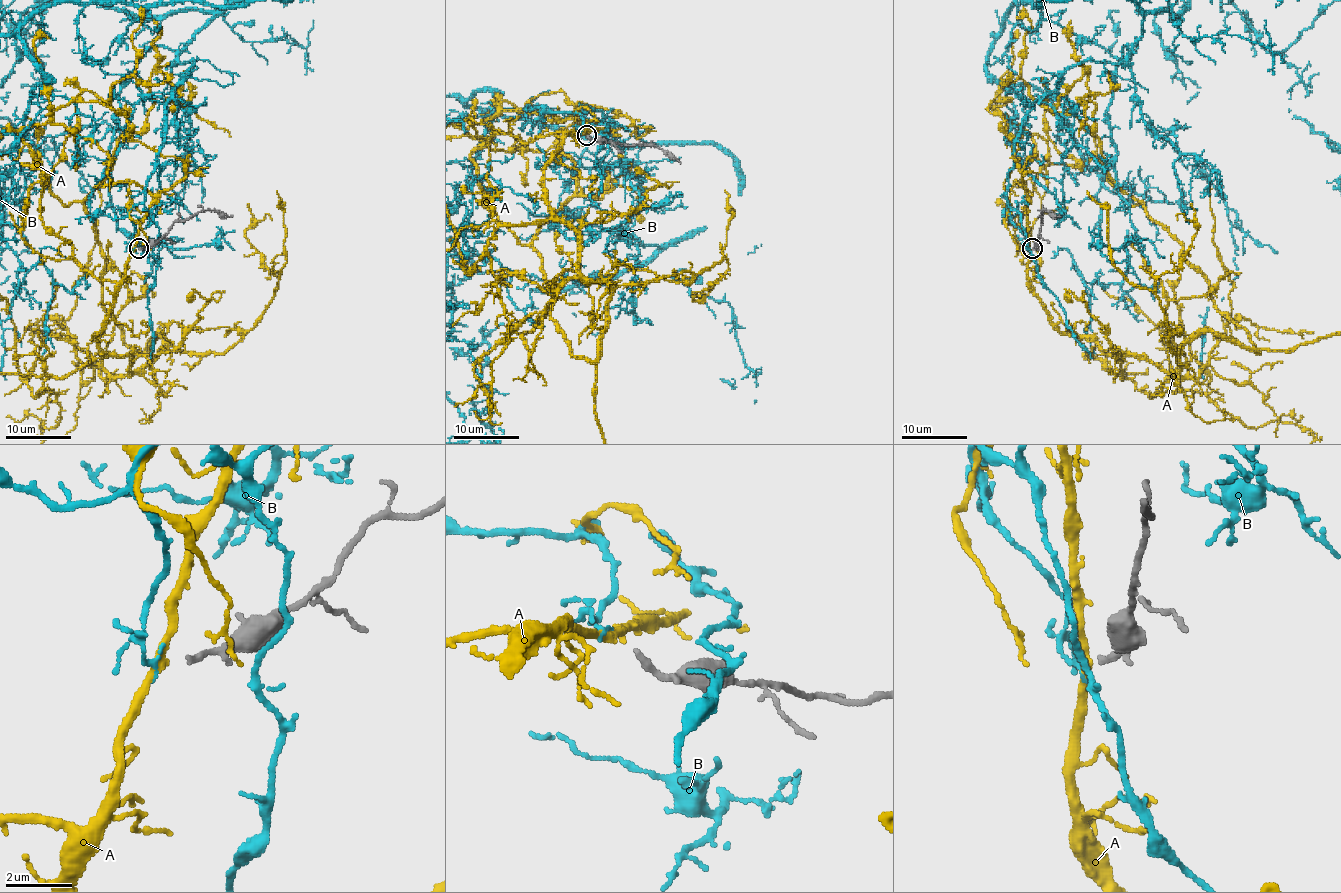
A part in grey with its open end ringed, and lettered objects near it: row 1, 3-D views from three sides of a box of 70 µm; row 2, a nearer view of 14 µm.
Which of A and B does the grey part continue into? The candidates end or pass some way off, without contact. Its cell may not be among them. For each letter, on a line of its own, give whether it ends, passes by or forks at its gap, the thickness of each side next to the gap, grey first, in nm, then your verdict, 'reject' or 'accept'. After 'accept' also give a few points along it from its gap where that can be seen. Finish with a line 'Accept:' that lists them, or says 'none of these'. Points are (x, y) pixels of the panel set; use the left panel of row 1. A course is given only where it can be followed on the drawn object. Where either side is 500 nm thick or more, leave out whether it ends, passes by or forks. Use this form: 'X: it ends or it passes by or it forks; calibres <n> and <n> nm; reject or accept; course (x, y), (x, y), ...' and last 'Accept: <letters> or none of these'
A: it passes by; calibres 190 and 240 nm; accept
B: it passes by; calibres 190 and 80 nm; reject
Accept: A

